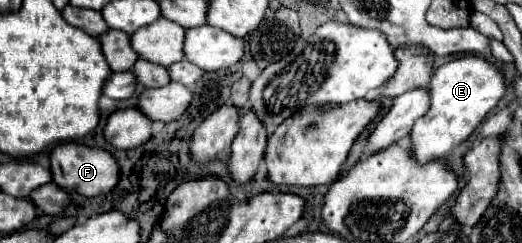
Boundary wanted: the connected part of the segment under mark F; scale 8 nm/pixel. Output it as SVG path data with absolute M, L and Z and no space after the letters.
M63 142L51 152L51 172L53 182L65 188L67 192L77 192L81 196L99 196L111 192L119 182L119 164L111 152L103 148L89 148L85 144Z

